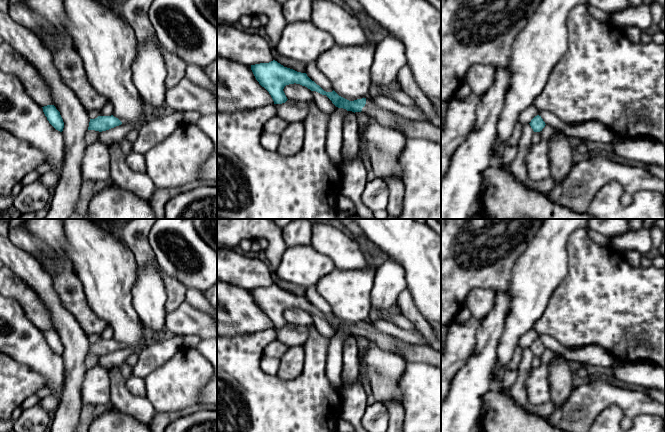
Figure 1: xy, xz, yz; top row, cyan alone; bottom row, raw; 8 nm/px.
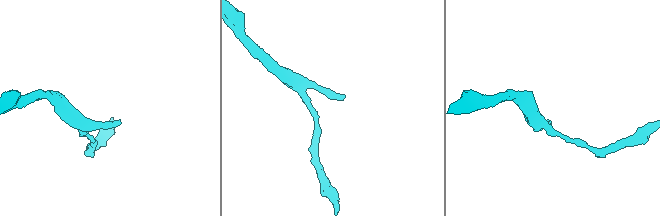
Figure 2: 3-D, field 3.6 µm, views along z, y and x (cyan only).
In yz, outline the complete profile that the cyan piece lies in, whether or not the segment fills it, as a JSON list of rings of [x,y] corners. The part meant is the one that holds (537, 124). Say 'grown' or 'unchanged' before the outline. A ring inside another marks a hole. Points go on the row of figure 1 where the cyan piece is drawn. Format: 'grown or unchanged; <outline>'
unchanged; [[[539,115],[535,116],[529,124],[534,132],[542,131],[542,129],[546,125],[545,122],[543,121],[543,119],[541,118],[541,116],[539,116]]]

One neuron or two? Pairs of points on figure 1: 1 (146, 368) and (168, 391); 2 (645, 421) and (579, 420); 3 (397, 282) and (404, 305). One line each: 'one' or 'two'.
1: two
2: two
3: two

